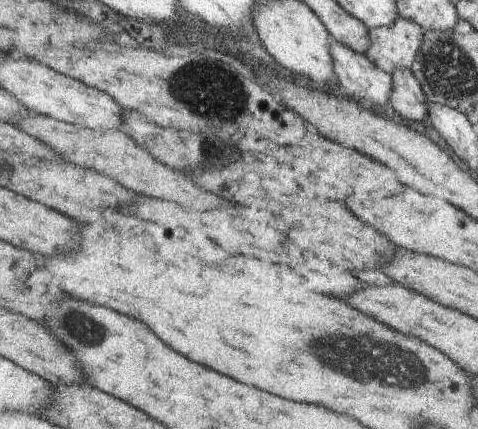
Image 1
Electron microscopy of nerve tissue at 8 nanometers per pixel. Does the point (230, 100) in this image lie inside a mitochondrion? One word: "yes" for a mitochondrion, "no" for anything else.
yes

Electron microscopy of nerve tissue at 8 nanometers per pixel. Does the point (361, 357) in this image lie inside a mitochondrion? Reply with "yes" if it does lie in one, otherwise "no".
yes

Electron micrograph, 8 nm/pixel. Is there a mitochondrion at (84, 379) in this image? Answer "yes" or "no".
no

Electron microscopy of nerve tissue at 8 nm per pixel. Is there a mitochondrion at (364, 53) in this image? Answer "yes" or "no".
no

